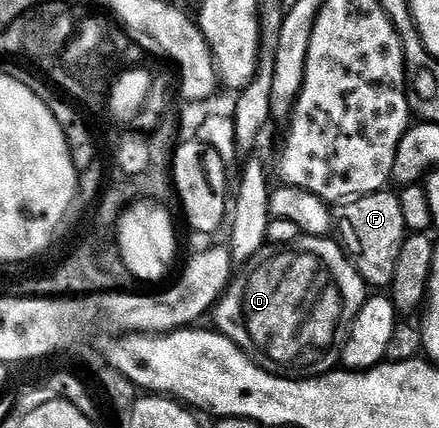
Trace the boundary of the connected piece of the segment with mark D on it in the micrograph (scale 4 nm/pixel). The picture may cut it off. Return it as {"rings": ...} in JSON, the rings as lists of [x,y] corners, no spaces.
{"rings":[[[300,237],[298,242],[290,243],[286,246],[268,245],[253,260],[249,260],[242,267],[243,275],[236,277],[231,285],[227,287],[227,293],[215,303],[213,311],[214,329],[224,334],[233,344],[237,344],[246,354],[256,359],[264,370],[272,371],[284,378],[320,378],[323,374],[330,374],[332,370],[340,365],[343,357],[343,346],[340,342],[321,342],[321,338],[347,338],[347,332],[351,329],[351,321],[361,312],[361,308],[369,297],[369,287],[363,281],[363,277],[357,272],[357,268],[351,263],[347,253],[343,251],[342,245],[334,237],[326,238],[308,238]]]}

